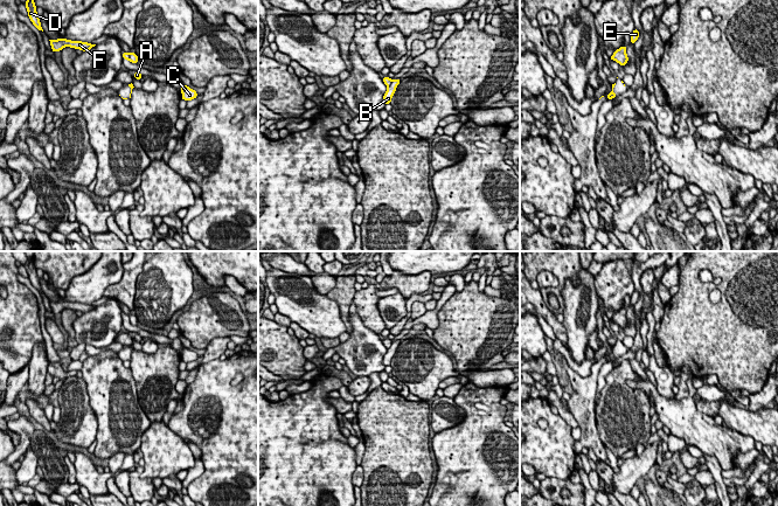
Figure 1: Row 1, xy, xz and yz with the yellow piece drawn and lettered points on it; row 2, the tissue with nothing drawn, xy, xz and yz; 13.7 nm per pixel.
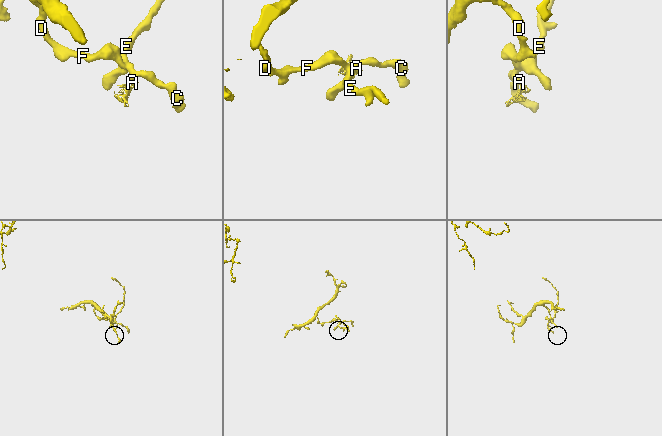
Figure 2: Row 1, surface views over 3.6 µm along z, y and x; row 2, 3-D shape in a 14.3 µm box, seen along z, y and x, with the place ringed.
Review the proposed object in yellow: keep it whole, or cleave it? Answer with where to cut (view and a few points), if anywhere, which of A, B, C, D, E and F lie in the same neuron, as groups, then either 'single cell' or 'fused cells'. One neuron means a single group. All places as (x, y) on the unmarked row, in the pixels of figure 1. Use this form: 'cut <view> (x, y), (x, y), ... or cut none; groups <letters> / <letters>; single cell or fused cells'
cut xy (127, 316), (130, 321); groups A B C E / D F; fused cells

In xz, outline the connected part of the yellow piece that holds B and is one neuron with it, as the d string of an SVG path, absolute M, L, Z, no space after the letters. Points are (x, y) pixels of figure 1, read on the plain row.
M396 340L396 341L391 342L391 346L388 348L385 355L383 356L382 363L384 366L391 365L391 359L394 358L396 349L400 346L400 344L401 344L401 340Z

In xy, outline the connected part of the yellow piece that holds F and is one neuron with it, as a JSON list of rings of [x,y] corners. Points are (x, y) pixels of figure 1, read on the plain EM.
[[[60,299],[58,301],[49,301],[51,312],[54,314],[61,313],[64,309],[70,309],[75,311],[81,311],[82,313],[92,311],[96,306],[82,304],[82,303],[71,303]]]

